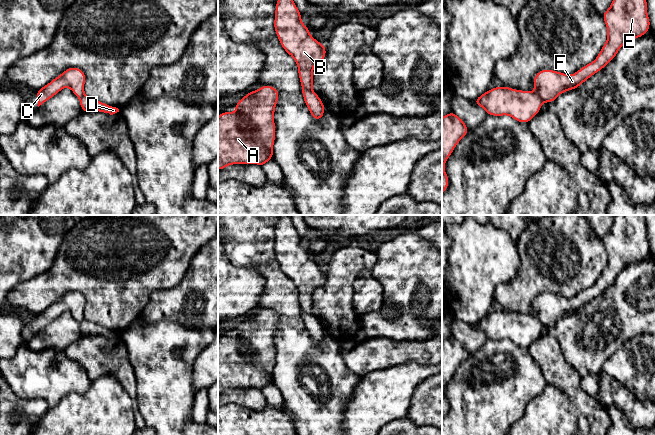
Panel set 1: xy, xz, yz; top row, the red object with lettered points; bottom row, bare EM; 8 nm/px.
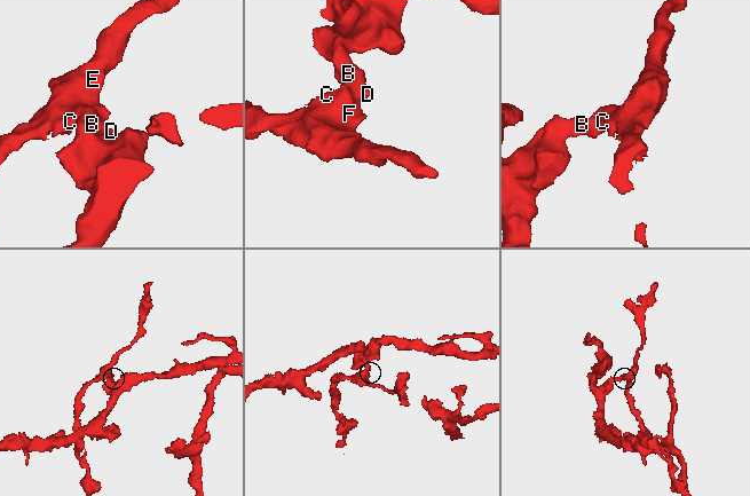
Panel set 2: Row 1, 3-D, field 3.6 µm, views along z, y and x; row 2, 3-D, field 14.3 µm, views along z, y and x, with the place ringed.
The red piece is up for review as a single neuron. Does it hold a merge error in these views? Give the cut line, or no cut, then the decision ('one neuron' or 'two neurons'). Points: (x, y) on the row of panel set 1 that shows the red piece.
cut in xz along (302, 86), (311, 90); two neurons

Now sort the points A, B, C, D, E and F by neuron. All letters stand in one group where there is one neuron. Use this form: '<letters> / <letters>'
A C E F / B D

